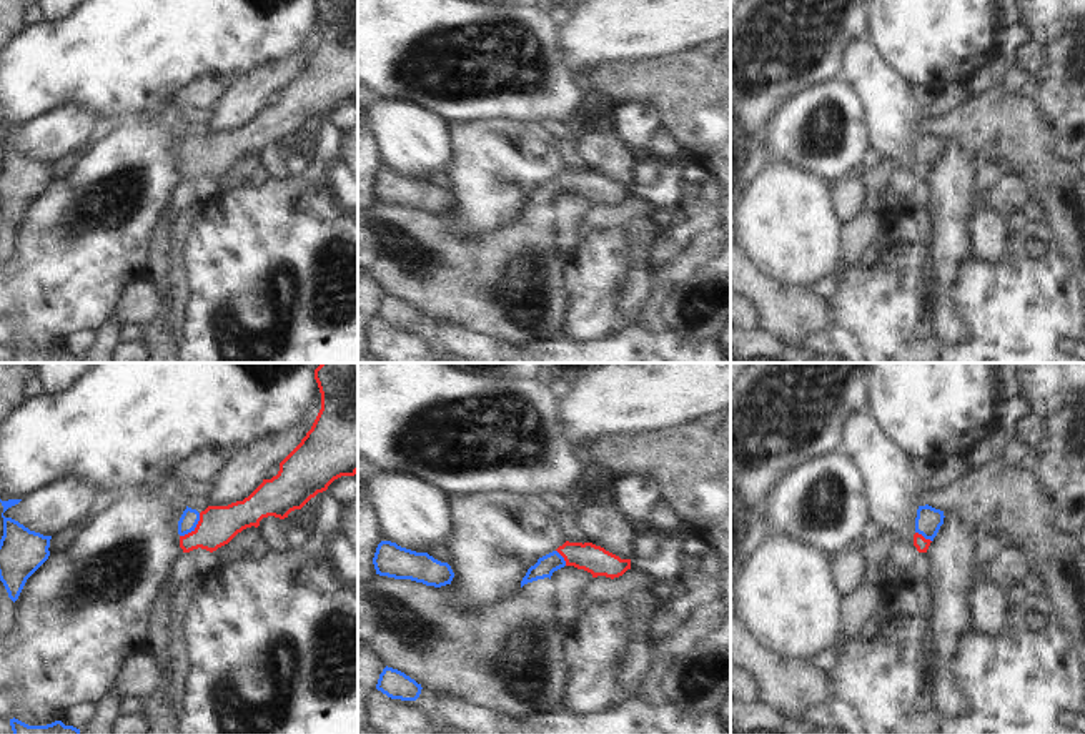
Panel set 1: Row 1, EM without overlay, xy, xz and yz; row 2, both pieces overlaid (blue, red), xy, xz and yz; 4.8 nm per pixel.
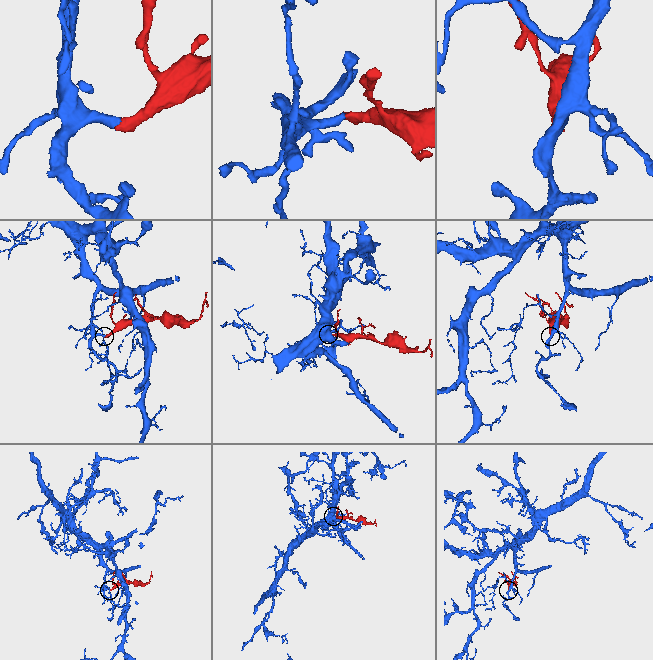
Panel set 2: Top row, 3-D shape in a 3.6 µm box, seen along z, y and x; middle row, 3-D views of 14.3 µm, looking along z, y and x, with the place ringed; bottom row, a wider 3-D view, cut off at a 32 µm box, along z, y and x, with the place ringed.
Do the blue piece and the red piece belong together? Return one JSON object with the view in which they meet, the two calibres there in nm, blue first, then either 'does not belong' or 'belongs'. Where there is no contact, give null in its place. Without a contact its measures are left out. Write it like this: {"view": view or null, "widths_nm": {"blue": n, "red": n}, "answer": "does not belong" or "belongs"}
{"view": "xy", "widths_nm": {"blue": 90, "red": 190}, "answer": "belongs"}

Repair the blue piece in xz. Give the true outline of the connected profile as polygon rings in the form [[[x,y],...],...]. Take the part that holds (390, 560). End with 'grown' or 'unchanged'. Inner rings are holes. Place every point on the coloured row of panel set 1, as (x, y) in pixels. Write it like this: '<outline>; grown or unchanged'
[[[391,541],[378,544],[373,564],[379,576],[411,579],[434,588],[451,584],[454,578],[448,563],[441,563],[428,553],[401,548]]]; unchanged

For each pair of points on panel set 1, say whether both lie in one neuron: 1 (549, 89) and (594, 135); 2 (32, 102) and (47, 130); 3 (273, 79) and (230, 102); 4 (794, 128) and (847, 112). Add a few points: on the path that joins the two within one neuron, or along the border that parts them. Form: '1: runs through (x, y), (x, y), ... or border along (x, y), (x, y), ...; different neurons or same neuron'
1: border along (591, 122), (581, 127); different neurons
2: border along (77, 105), (59, 105), (20, 125); different neurons
3: runs through (263, 80), (240, 102); same neuron
4: runs through (807, 115), (816, 107), (834, 100); same neuron

